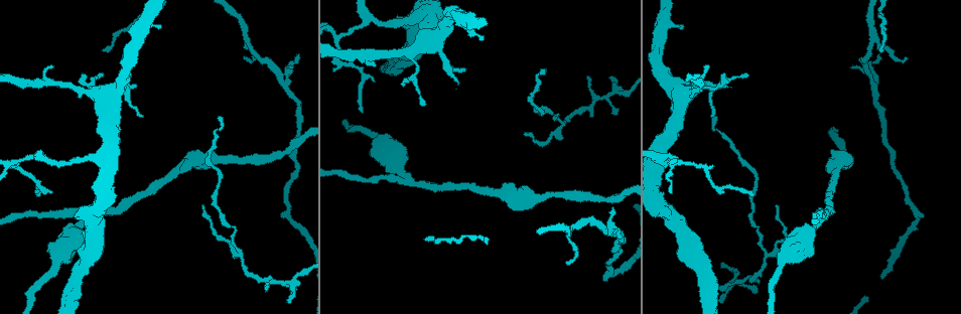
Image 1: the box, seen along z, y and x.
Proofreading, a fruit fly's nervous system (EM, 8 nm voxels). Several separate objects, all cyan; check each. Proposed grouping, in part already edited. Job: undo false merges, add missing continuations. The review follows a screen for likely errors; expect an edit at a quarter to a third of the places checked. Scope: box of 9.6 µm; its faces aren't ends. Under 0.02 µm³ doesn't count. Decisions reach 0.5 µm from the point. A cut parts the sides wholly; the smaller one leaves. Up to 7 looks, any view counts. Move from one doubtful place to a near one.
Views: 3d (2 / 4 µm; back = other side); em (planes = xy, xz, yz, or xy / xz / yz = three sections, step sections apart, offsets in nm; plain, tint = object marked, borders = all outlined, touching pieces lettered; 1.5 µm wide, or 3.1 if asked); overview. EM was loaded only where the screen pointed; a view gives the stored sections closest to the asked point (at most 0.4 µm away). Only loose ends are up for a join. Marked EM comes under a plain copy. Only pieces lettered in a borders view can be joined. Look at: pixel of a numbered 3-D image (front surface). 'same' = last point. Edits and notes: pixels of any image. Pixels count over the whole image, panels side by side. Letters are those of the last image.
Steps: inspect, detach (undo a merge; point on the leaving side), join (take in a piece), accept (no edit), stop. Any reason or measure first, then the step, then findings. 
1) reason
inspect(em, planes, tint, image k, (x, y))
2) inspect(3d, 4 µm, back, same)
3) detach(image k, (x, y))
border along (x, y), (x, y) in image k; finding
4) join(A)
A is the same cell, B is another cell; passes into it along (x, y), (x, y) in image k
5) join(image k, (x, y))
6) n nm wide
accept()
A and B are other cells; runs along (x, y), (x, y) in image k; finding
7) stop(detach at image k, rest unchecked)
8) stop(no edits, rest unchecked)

branch stops here
inspect(em, planes, tint, image 1, (458, 83))

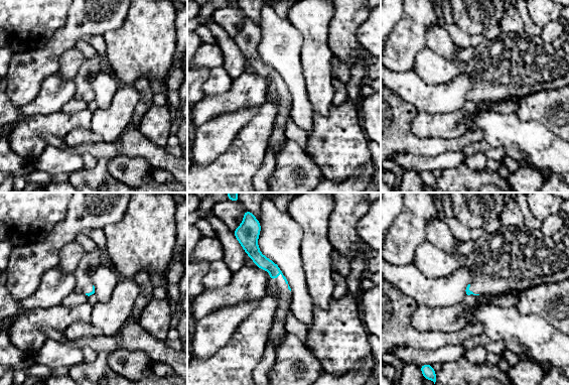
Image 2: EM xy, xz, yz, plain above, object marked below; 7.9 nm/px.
see the neighbours
inspect(em, planes, borders, same)

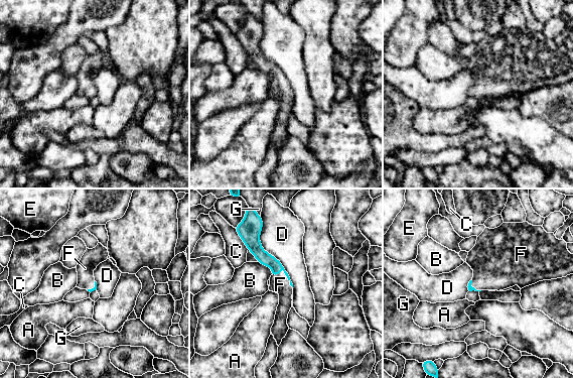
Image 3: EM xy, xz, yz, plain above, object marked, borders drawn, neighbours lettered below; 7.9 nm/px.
join(image 3, (280, 284))
F is the same cell, A, B, C, D, E and G are other cells; passes into it along (263, 257), (284, 272), (280, 284) in image 3; the cell continues

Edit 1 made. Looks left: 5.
see it whole again
inspect(overview)

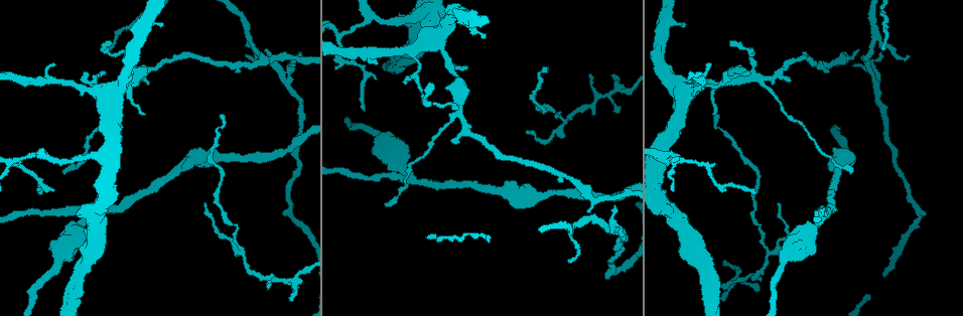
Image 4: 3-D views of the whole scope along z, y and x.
free end
inspect(em, yz, step 8, tint, image 4, (723, 298))

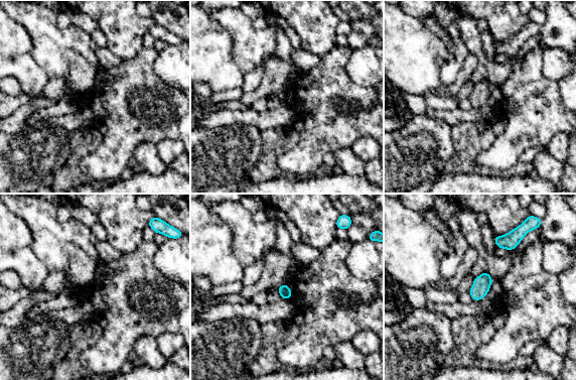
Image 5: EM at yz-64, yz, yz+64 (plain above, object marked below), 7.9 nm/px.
inspect(em, yz, step 8, borders, same)

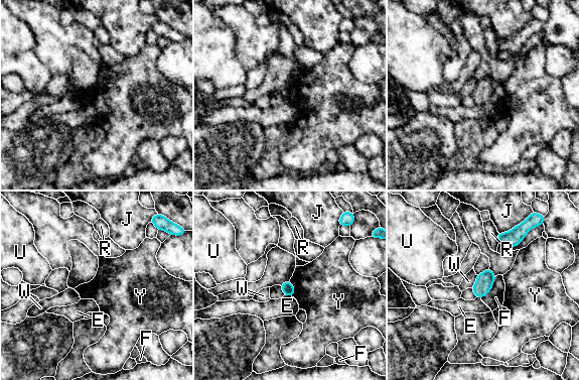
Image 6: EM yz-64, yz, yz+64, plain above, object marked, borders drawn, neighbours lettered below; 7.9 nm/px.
F touches over 220 nm
accept()
E, F, J, R, U, W and Y are other cells; border along (496, 276), (491, 289), (480, 297) in image 6; no lettered piece goes on from it

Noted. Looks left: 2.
free end
inspect(em, planes, borders, image 4, (222, 116))

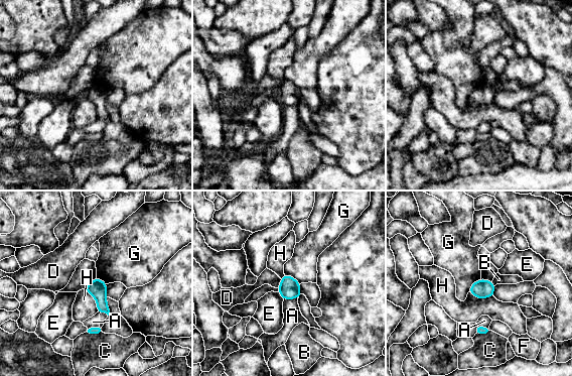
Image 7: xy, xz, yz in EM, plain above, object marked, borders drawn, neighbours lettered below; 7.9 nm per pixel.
150 nm wide
accept()
A, B, C, D, E, F, G and H are other cells; no lettered piece goes on from it

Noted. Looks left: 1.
stop(join at image 3, rest unchecked)

